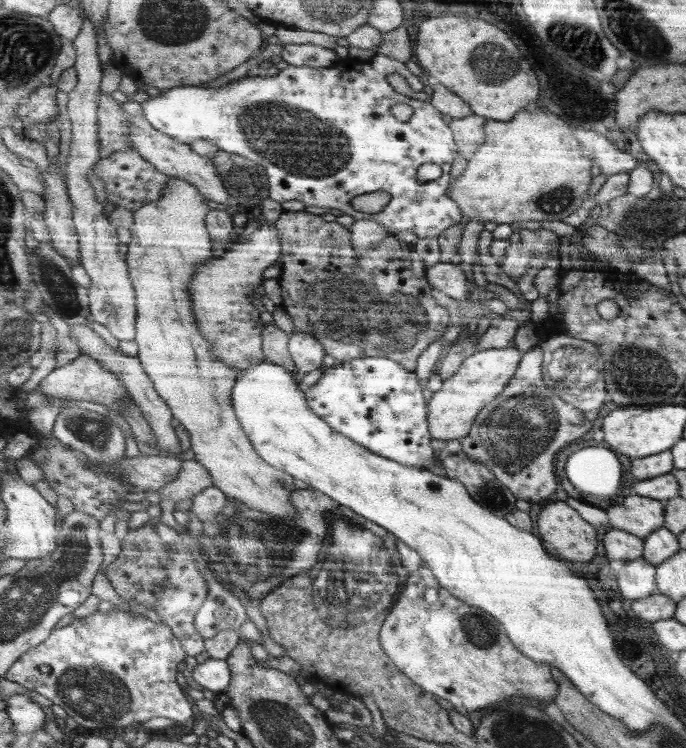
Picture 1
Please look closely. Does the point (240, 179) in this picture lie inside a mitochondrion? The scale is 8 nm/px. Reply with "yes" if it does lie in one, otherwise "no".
yes

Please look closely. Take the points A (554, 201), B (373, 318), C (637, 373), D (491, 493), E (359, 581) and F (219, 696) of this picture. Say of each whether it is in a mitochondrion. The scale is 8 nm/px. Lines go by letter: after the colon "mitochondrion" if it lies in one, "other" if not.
A: mitochondrion
B: mitochondrion
C: mitochondrion
D: mitochondrion
E: mitochondrion
F: other

